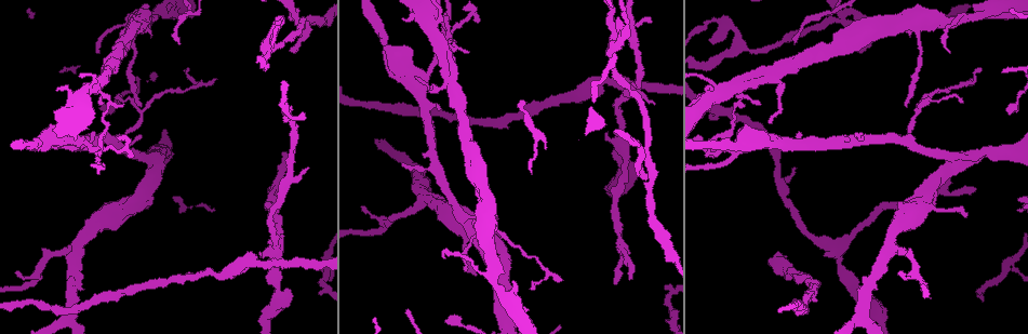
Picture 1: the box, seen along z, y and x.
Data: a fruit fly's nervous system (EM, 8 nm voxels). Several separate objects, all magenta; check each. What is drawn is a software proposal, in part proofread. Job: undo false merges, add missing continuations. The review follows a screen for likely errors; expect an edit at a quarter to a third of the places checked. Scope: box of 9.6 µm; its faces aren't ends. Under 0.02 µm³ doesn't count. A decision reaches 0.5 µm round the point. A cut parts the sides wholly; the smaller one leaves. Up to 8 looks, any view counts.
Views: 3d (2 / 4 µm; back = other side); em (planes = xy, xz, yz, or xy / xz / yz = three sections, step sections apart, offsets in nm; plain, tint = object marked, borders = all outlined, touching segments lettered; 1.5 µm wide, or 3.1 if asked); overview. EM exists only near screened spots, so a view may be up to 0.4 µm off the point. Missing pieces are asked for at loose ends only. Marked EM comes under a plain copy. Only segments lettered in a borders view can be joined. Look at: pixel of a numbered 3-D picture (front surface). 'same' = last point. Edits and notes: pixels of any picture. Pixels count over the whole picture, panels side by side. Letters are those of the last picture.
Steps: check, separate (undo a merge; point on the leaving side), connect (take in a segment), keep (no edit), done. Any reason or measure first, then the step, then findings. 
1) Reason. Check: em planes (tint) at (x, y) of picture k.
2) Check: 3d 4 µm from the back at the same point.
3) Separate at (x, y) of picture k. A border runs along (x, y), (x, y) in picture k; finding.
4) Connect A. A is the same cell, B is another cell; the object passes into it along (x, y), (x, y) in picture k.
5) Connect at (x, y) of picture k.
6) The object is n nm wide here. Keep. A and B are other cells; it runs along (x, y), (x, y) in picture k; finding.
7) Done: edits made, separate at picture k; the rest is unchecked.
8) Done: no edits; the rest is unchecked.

Sudden change in width. Check: 3d 4 µm from the back at (447, 77) of picture 1.

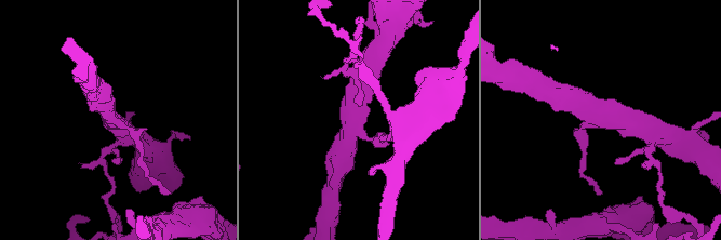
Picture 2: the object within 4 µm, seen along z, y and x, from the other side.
Now the EM. Check: em xy step 4 (tint) at (115, 122) of picture 2.

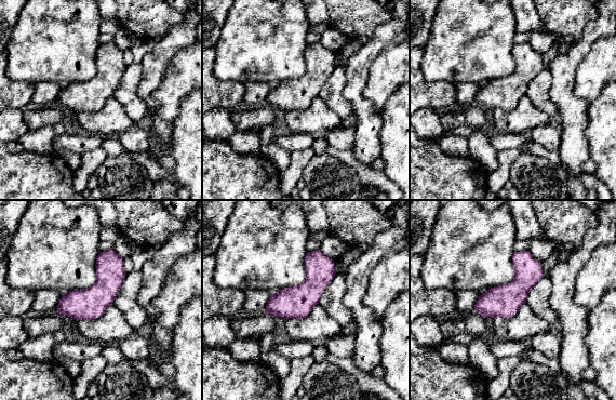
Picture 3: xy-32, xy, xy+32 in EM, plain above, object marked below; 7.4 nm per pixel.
Cut it another way. Check: em planes (borders) at the same point.

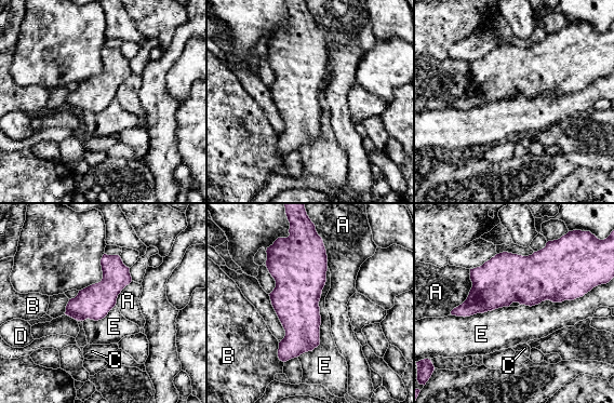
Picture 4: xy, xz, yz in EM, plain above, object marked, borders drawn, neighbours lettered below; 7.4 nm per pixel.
Keep. A, B, C, D and E are other cells; a border runs along (328, 267), (320, 343), (296, 357) in picture 4; one neuron here.

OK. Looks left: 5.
Abrupt turn. Check: 3d 4 µm at (645, 152) of picture 1.

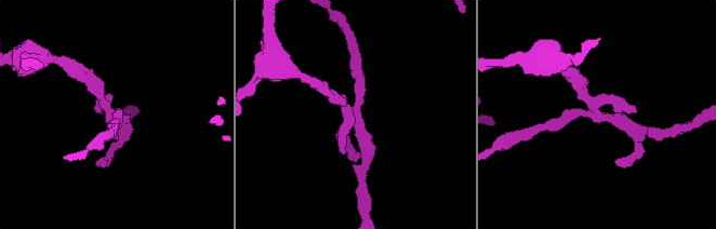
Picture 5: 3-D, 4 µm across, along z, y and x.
Check: em yz step 8 (tint) at (113, 113) of picture 5.

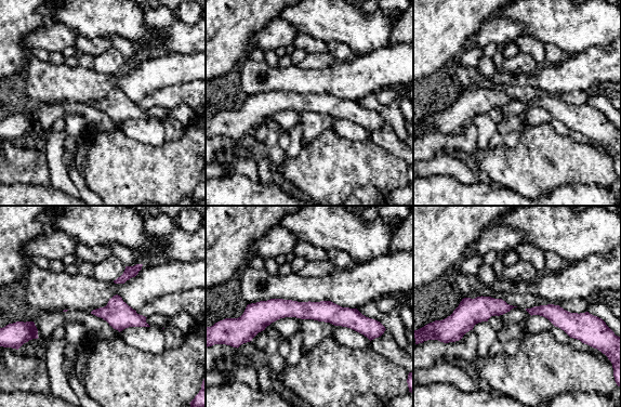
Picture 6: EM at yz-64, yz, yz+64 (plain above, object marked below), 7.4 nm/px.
What lies round it. Check: em yz step 8 (borders) at the same point.

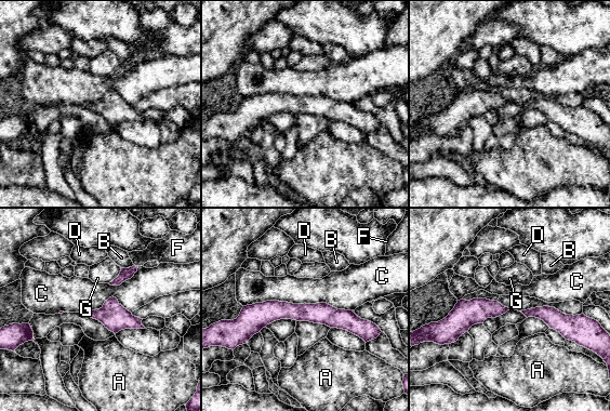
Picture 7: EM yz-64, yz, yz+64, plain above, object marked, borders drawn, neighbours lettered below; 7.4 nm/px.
The object is 70 nm wide here. Keep. A, B, C, D, F and G are other cells; it runs along (347, 316), (267, 312), (220, 327) in picture 7; continuous, no second neuron.

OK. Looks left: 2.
Done: no edits; the rest is unchecked.

